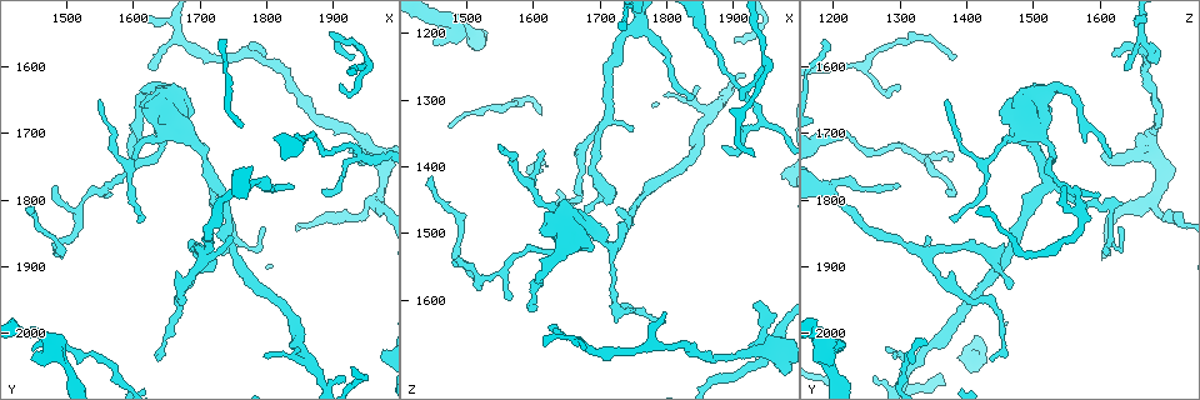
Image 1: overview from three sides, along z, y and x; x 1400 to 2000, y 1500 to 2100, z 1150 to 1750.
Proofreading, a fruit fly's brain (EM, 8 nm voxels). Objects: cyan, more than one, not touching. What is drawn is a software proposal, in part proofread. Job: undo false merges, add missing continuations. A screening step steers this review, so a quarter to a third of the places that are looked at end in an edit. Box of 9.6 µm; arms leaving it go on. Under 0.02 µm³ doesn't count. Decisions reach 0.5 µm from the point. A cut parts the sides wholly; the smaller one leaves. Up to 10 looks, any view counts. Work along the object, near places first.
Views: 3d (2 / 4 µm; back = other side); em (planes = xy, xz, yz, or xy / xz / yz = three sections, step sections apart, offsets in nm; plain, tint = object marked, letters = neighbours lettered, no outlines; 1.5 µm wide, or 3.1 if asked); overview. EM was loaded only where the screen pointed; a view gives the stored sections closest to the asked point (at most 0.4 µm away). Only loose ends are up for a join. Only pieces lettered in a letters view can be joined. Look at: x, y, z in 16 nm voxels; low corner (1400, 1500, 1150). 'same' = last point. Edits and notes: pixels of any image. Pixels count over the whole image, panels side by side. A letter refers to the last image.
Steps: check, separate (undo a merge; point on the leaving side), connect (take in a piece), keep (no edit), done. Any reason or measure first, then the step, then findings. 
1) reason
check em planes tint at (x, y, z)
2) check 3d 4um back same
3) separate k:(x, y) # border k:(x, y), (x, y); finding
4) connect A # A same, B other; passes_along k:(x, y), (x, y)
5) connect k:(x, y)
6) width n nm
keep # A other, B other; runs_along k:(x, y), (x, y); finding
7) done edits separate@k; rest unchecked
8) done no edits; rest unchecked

check 3d 4um at (1790, 1840, 1630)

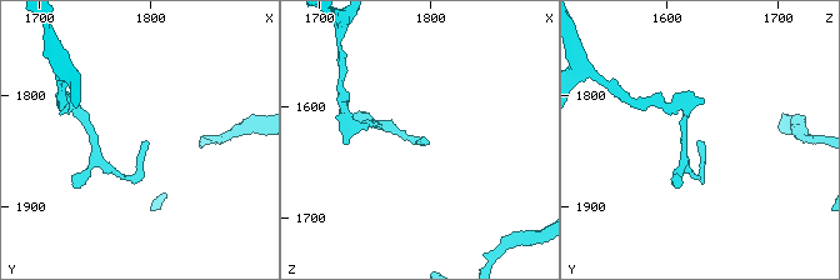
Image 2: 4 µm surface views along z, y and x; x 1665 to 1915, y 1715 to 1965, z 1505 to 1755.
check em xz step 8 letters at (1792, 1842, 1628)

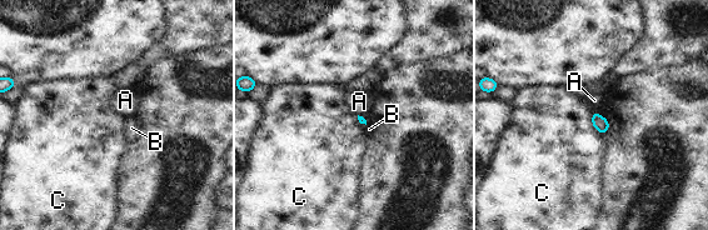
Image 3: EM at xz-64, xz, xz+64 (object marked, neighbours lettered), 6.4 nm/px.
keep # A other, B other, C other; border 3:(592, 113), (592, 124), (603, 134); none of them fits

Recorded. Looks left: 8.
check 3d 2um at (1935, 1735, 1600)

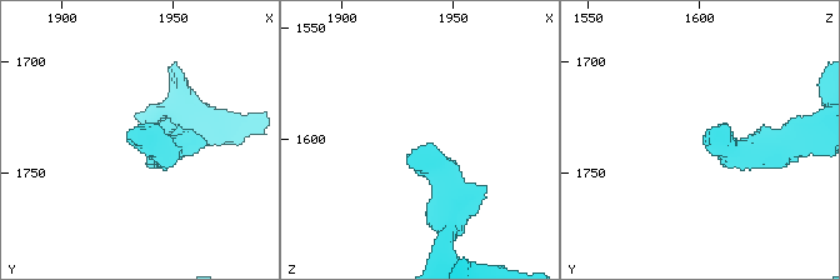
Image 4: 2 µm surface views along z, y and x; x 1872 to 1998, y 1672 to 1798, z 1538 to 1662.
now the EM
check em planes letters at (1936, 1733, 1602)

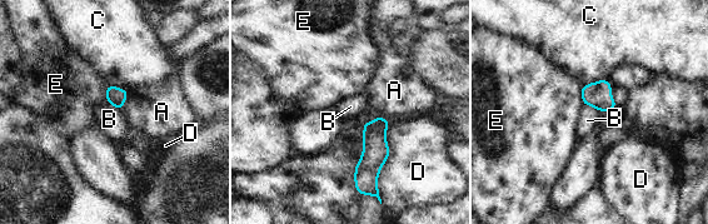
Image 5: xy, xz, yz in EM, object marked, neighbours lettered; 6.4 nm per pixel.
keep # A other, B other, C other, D other, E other; border 5:(106, 85), (106, 100), (110, 104); none of them fits

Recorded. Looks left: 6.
branch stops here
check 3d 2um at (1915, 1625, 1300)

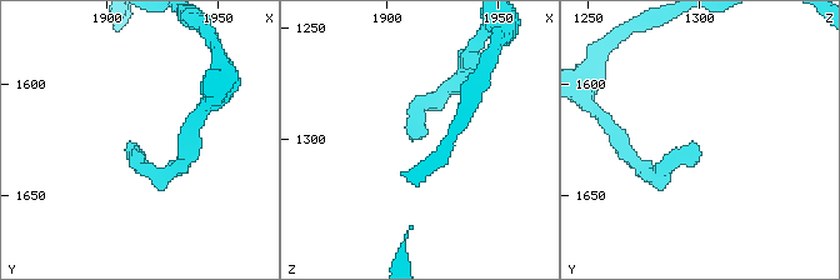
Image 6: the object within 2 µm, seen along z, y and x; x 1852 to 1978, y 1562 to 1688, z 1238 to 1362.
now the EM
check em yz step 4 tint at (1915, 1628, 1298)

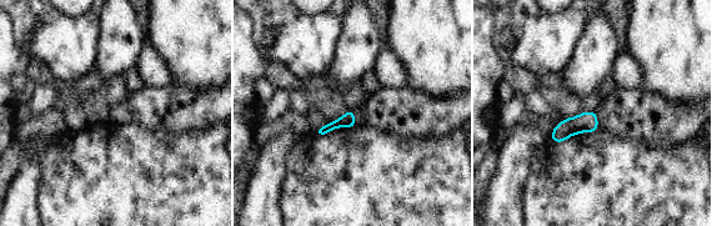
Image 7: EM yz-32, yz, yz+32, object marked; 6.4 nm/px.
see the neighbours
check em yz step 4 letters same

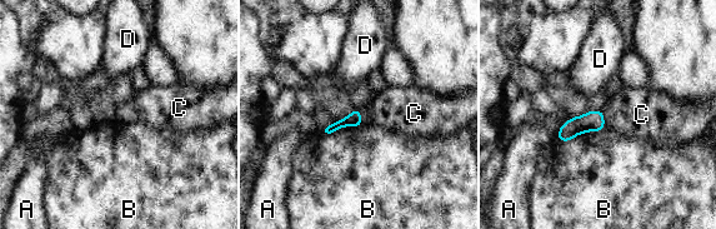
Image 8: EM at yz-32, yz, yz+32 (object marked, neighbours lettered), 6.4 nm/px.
keep # A other, B other, C other, D other; none of them fits

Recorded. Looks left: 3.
free end
check 3d 2um at (1920, 2070, 1265)

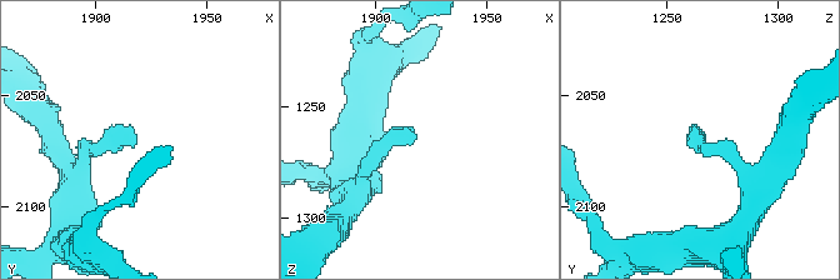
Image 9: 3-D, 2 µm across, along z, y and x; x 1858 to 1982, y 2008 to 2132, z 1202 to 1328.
need the tissue
check em planes letters at (1917, 2065, 1266)

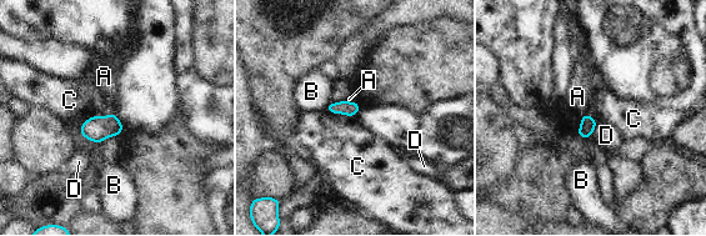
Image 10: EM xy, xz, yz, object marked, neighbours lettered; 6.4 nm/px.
longest_contact C 240 nm
keep # A other, B other, C other, D other; border 10:(114, 113), (91, 116), (80, 125); none of them fits

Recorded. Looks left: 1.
done no edits; rest unchecked

